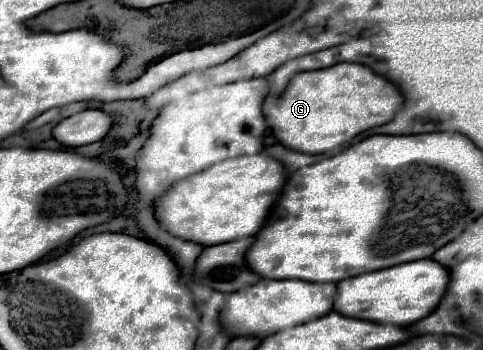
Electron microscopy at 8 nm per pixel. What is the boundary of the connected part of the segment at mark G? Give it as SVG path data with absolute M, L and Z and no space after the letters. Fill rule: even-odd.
M337 63L319 71L295 73L265 121L283 147L317 155L351 141L361 131L389 123L401 103L399 89L385 77L359 63Z

